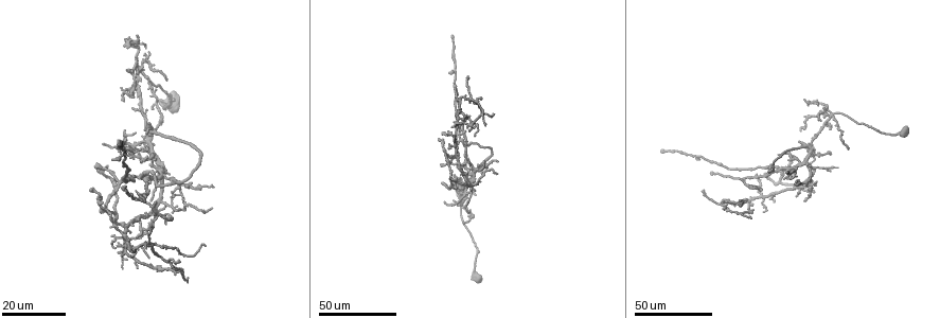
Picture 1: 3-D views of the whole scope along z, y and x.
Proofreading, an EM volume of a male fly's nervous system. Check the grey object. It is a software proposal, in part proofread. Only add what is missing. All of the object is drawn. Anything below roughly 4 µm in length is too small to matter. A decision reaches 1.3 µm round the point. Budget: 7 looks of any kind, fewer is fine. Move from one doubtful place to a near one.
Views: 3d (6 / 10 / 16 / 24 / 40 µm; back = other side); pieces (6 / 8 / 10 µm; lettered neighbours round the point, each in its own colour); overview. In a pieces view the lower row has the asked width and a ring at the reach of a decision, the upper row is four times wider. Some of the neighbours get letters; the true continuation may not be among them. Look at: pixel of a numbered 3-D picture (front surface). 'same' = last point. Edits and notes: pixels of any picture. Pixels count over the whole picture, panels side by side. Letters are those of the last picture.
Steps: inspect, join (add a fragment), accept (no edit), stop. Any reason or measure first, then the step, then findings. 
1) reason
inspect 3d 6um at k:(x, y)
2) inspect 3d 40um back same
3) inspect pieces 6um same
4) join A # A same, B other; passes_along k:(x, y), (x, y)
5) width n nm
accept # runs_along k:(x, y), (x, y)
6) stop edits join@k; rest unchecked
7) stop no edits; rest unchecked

free end
inspect 3d 40um at 1:(782, 178)

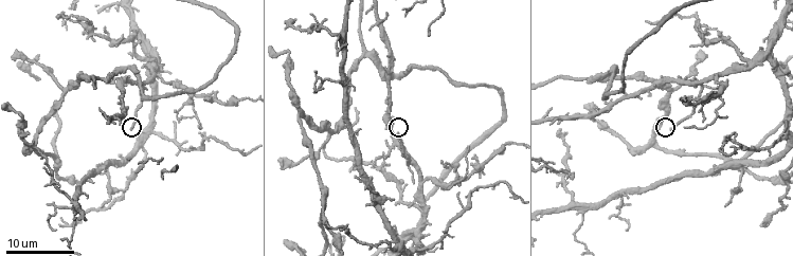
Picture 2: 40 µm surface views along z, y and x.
inspect pieces 6um at 2:(669, 129)

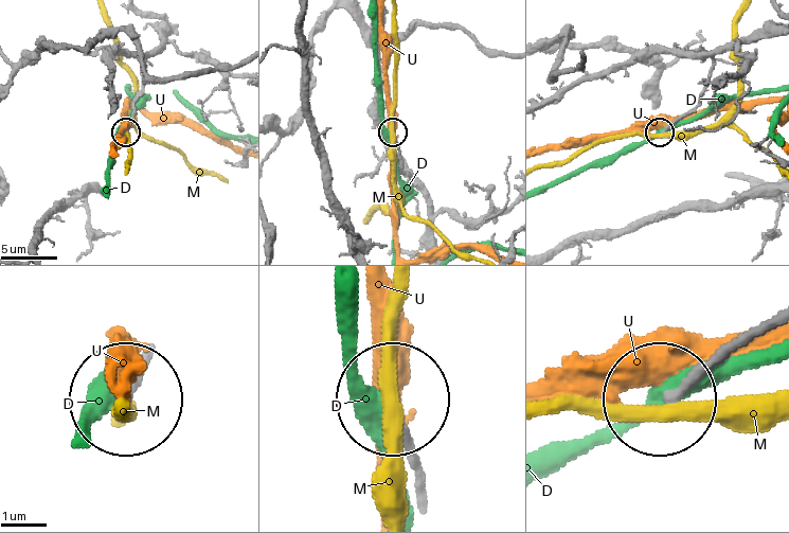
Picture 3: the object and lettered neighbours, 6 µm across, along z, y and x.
accept # D other, M other, U other; runs_along 3:(765, 321), (666, 401); no lettered fragment goes on from it

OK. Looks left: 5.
an open end
inspect 3d 40um at 1:(103, 142)

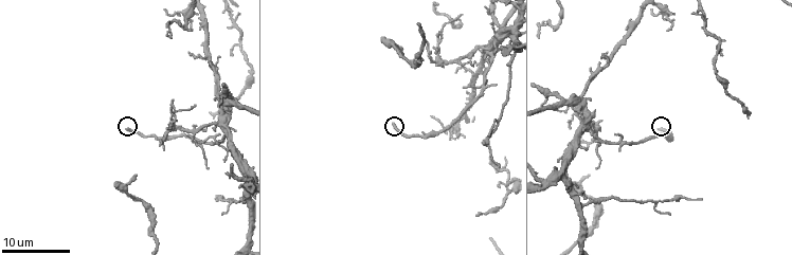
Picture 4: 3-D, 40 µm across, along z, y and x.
inspect pieces 6um at 4:(657, 129)

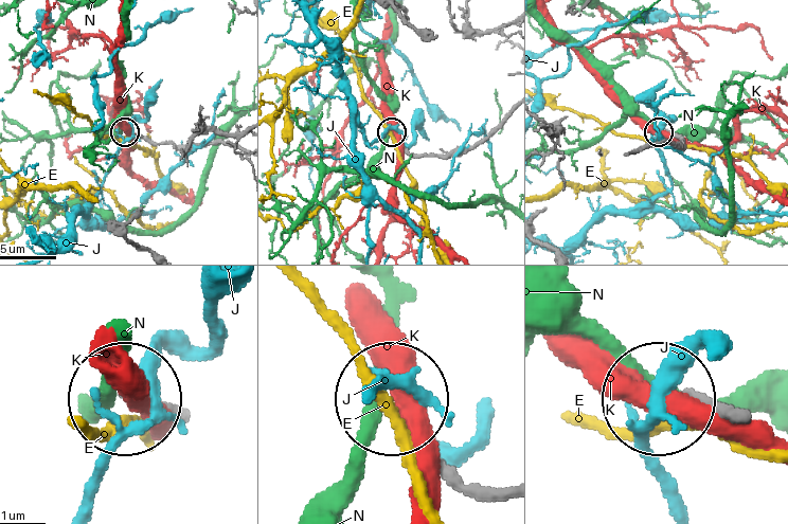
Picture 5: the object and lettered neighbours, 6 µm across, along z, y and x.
accept # E other, J other, K other, N other; runs_along 5:(497, 491), (463, 481), (398, 404); none of them fits

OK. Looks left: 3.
an open end
inspect 3d 24um at 4:(589, 174)

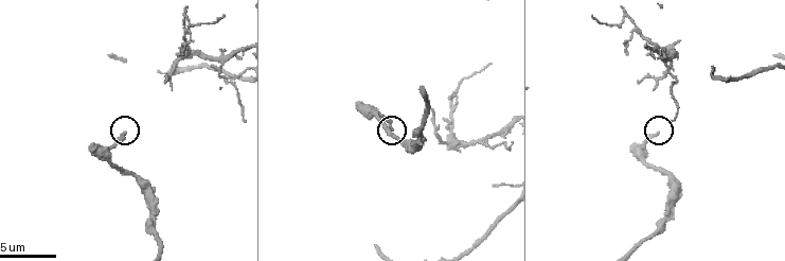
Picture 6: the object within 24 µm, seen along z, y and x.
what lies round it
inspect pieces 6um at 6:(657, 133)

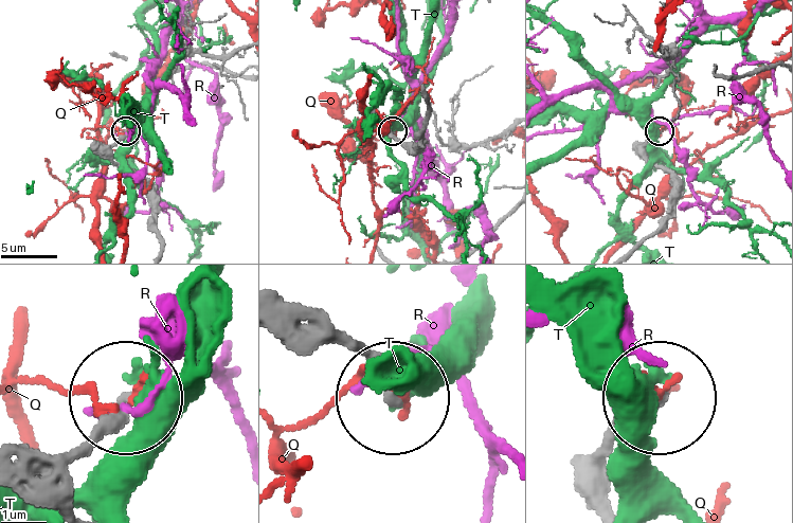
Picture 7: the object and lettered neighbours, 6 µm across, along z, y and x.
width 190 nm
accept # Q other, R other, T other; runs_along 7:(611, 509), (599, 452), (660, 399); no lettered fragment goes on from it

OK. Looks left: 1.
stop no edits; rest unchecked

